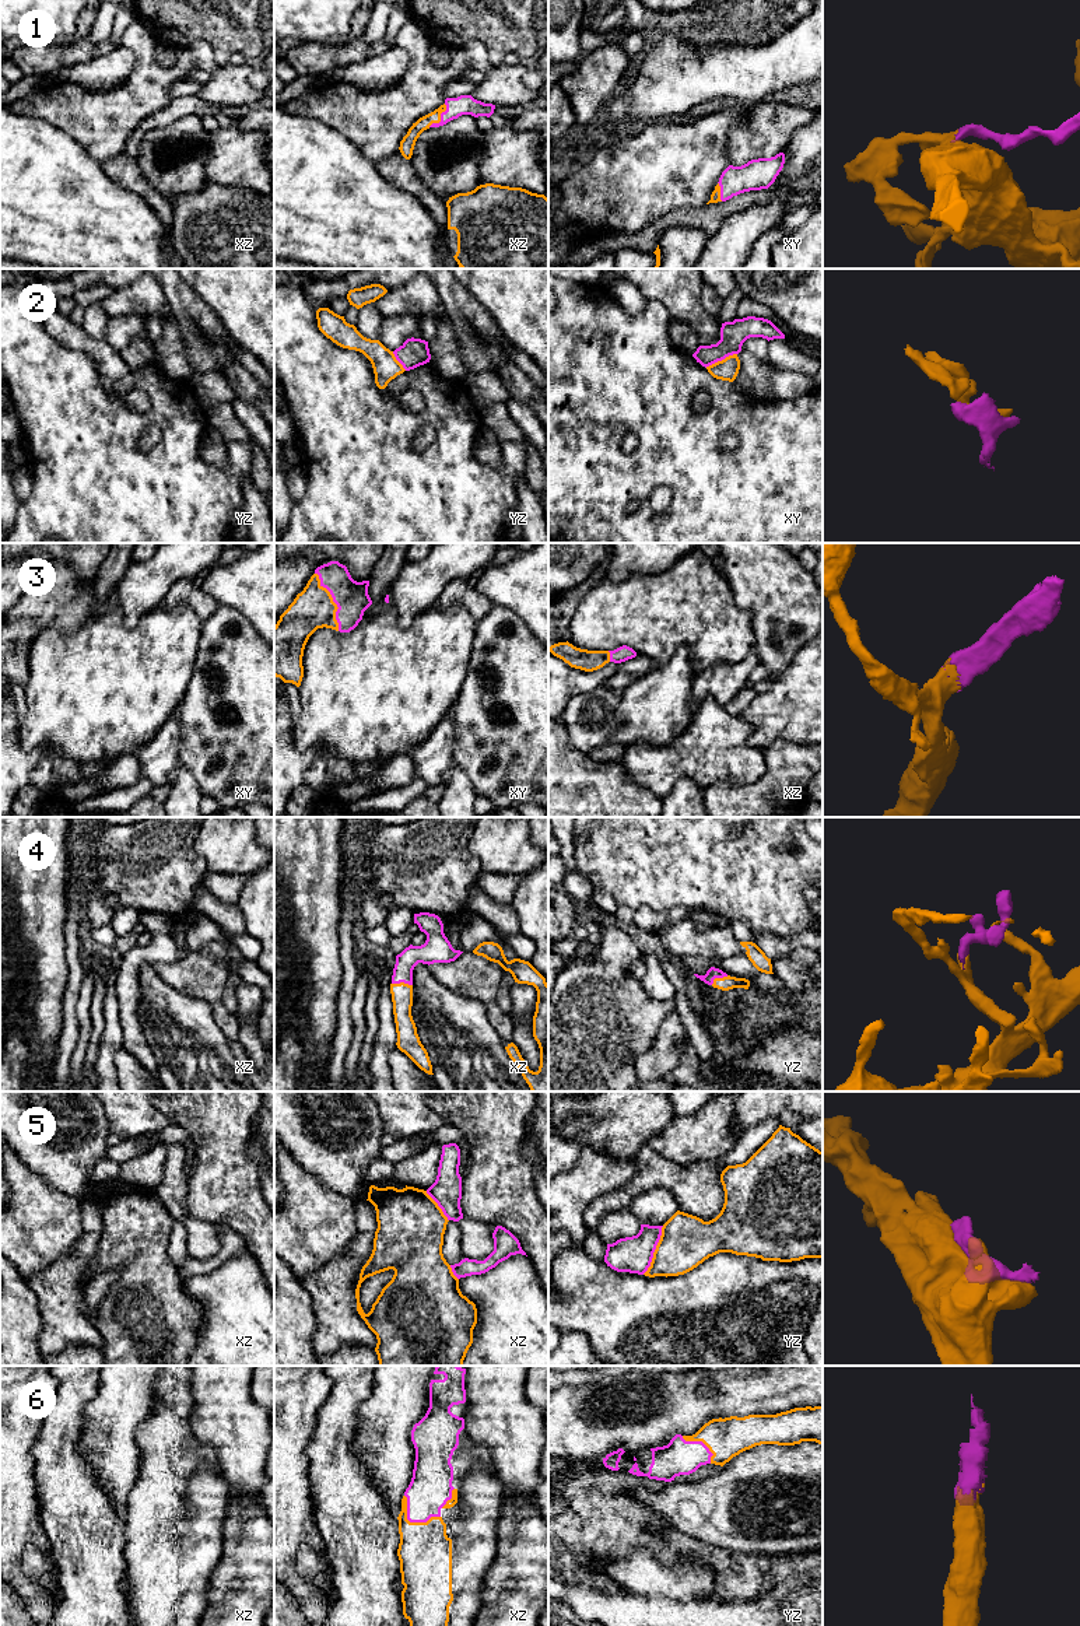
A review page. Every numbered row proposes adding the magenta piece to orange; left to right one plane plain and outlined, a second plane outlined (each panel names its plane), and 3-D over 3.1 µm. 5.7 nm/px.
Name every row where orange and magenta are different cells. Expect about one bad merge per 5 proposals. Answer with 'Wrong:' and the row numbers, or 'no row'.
Wrong: 2, 5

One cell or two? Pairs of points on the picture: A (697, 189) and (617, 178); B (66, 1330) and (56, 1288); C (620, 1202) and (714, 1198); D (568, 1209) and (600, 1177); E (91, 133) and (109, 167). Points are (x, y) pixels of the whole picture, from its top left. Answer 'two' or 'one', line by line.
A: one
B: one
C: one
D: one
E: two

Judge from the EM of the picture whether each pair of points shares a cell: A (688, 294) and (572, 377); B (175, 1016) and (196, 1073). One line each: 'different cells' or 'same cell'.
A: different cells
B: same cell

